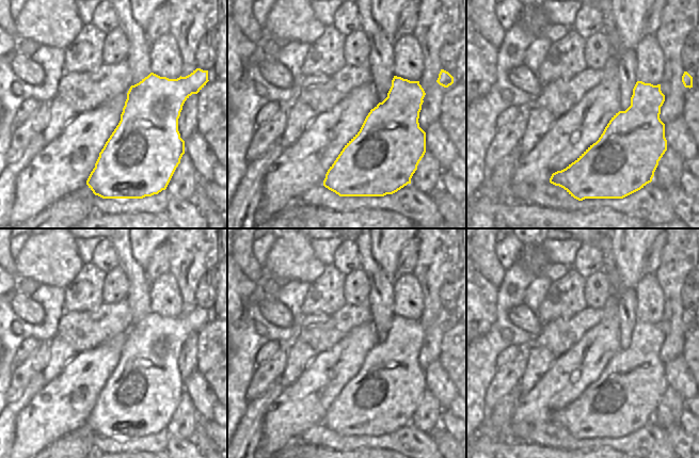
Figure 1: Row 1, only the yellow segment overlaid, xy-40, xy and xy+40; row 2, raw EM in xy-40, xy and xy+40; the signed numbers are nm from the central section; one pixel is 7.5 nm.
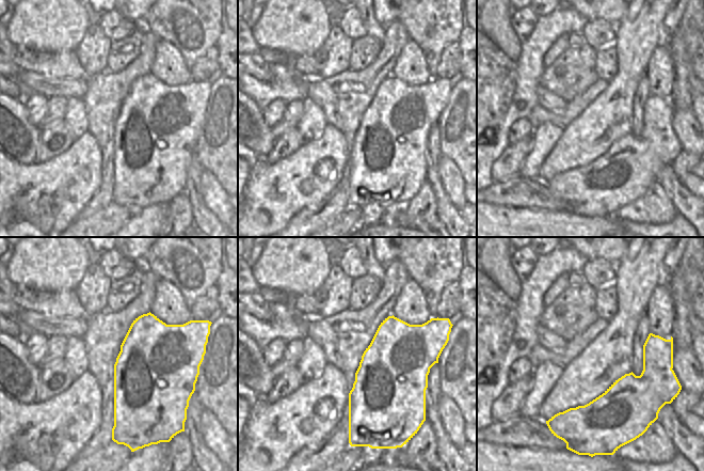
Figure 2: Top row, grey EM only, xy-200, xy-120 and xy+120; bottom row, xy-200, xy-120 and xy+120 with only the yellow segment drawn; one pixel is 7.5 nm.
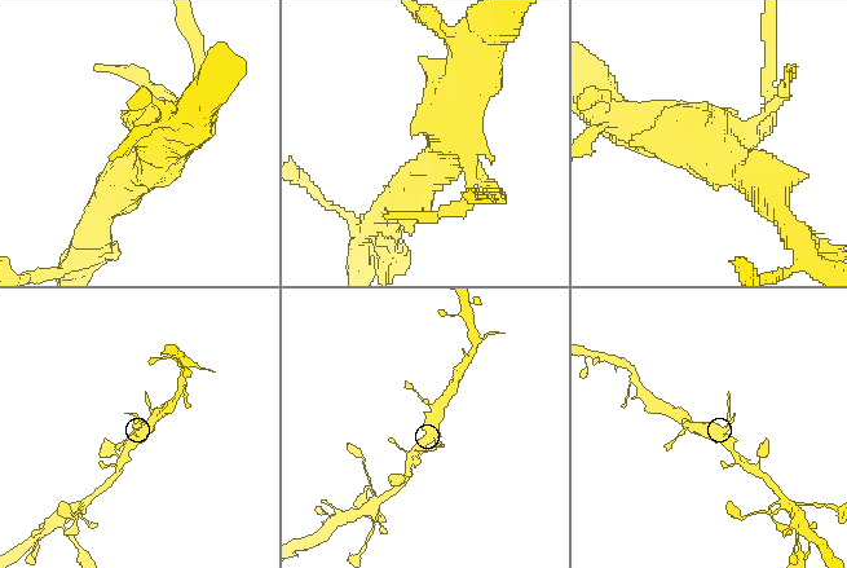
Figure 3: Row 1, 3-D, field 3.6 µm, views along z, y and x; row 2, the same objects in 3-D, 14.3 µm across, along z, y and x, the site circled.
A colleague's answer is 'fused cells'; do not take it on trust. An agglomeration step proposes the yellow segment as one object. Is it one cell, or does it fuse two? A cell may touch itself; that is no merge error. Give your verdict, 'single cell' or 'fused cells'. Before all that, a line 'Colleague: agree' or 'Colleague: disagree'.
Colleague: agree
fused cells

